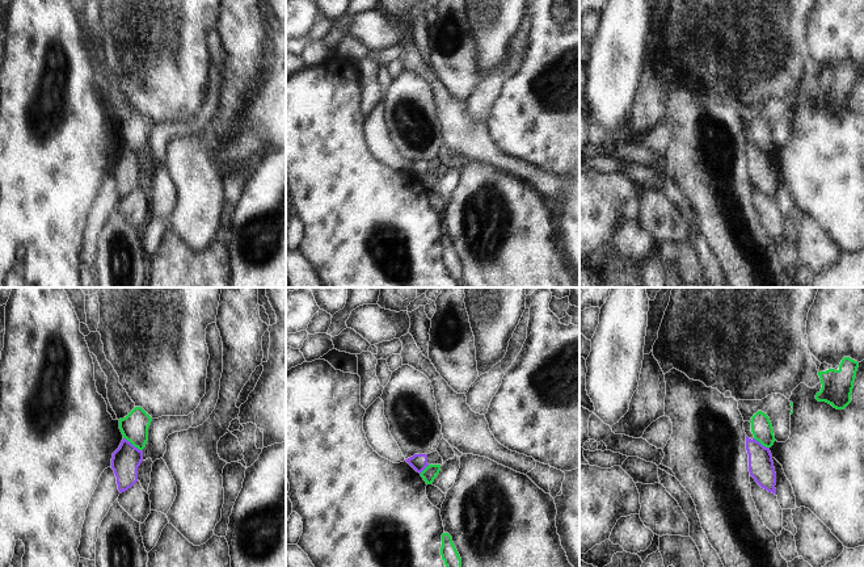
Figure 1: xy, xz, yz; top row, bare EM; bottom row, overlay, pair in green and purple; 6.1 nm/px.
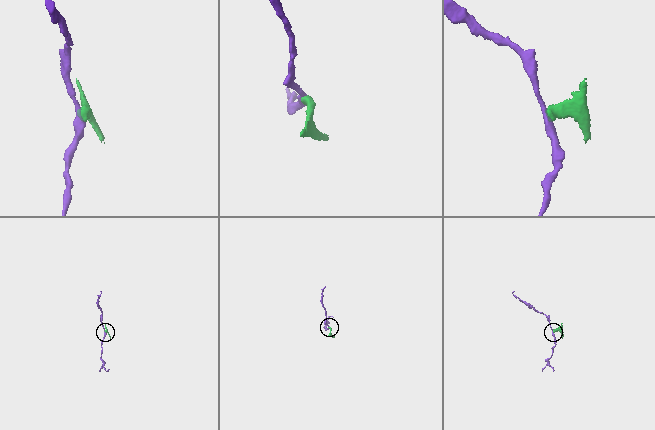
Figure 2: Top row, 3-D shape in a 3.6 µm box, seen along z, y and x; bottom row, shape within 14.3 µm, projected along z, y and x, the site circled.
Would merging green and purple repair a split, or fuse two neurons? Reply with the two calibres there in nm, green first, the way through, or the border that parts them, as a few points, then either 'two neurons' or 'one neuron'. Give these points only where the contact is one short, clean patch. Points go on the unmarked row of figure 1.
calibres 170 and 170 nm; border xy (123, 143), (142, 156); two neurons

